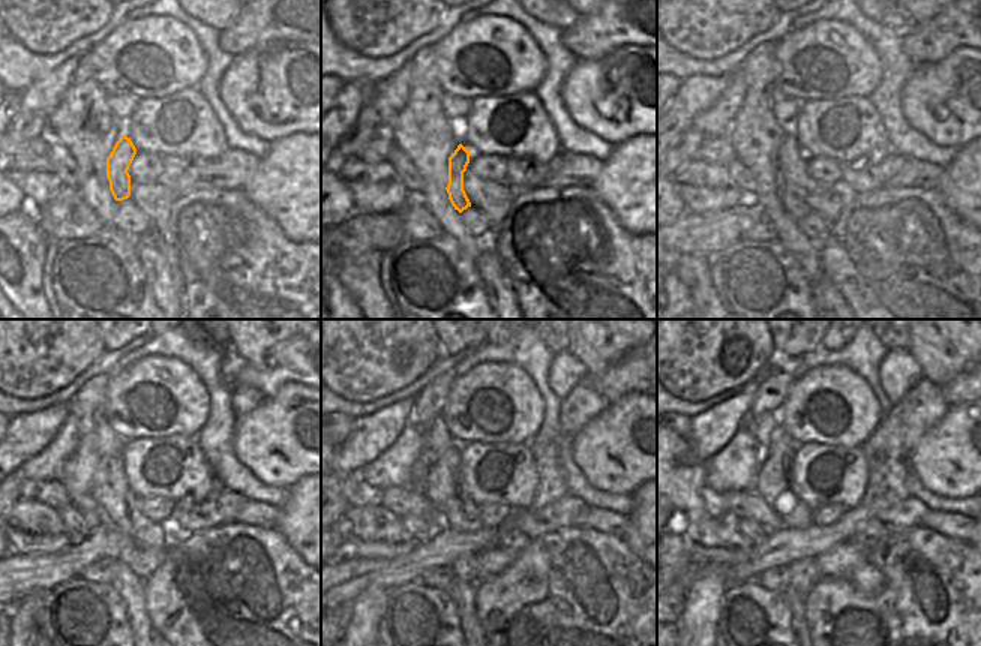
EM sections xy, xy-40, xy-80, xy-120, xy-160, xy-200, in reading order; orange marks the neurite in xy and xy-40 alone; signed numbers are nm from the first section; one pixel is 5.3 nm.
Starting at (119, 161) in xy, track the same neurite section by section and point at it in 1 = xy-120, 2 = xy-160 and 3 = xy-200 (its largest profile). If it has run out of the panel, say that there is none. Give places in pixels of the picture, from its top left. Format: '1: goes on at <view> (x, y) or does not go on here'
1: goes on at xy-120 (128, 555)
2: goes on at xy-160 (465, 568)
3: goes on at xy-200 (804, 574)

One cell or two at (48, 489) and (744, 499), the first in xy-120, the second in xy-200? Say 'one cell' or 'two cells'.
one cell

